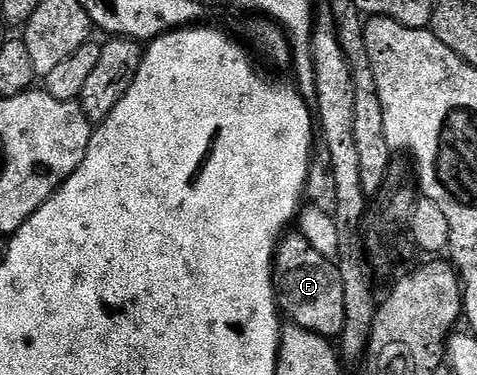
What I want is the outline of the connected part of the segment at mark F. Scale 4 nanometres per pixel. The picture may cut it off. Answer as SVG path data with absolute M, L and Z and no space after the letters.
M291 231L280 240L275 251L275 287L280 310L290 324L305 327L328 339L338 338L345 327L345 291L339 266L310 245L309 239Z

